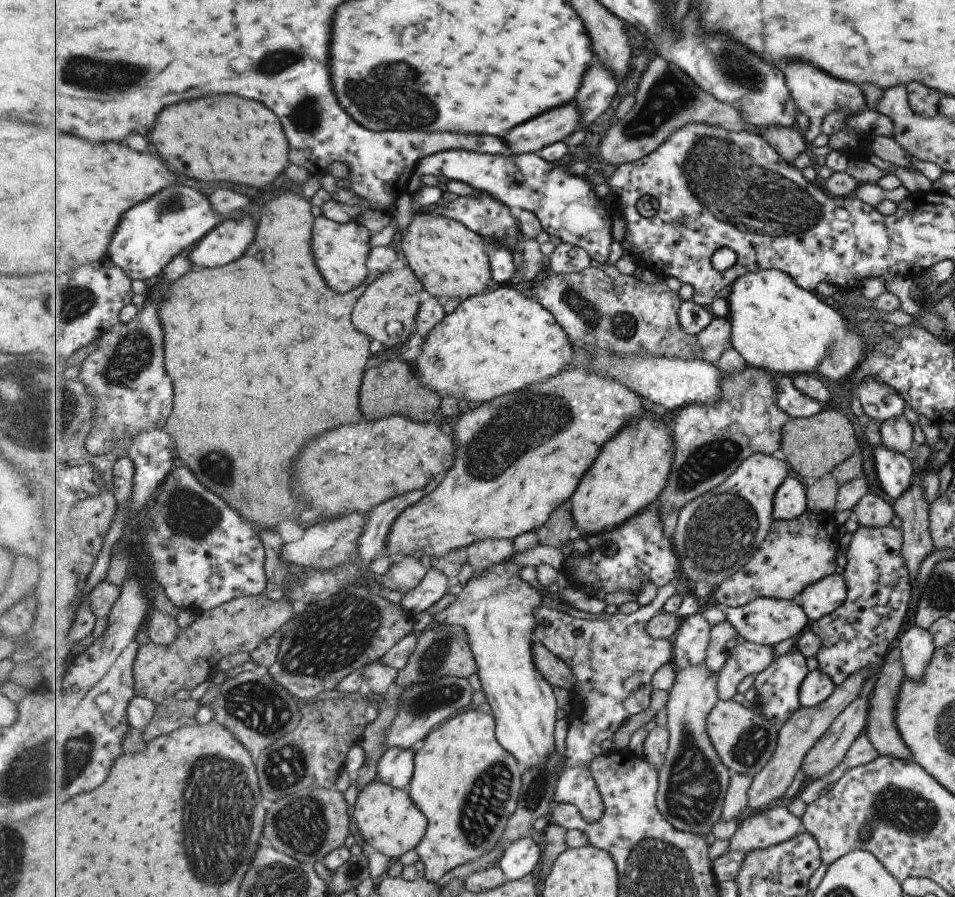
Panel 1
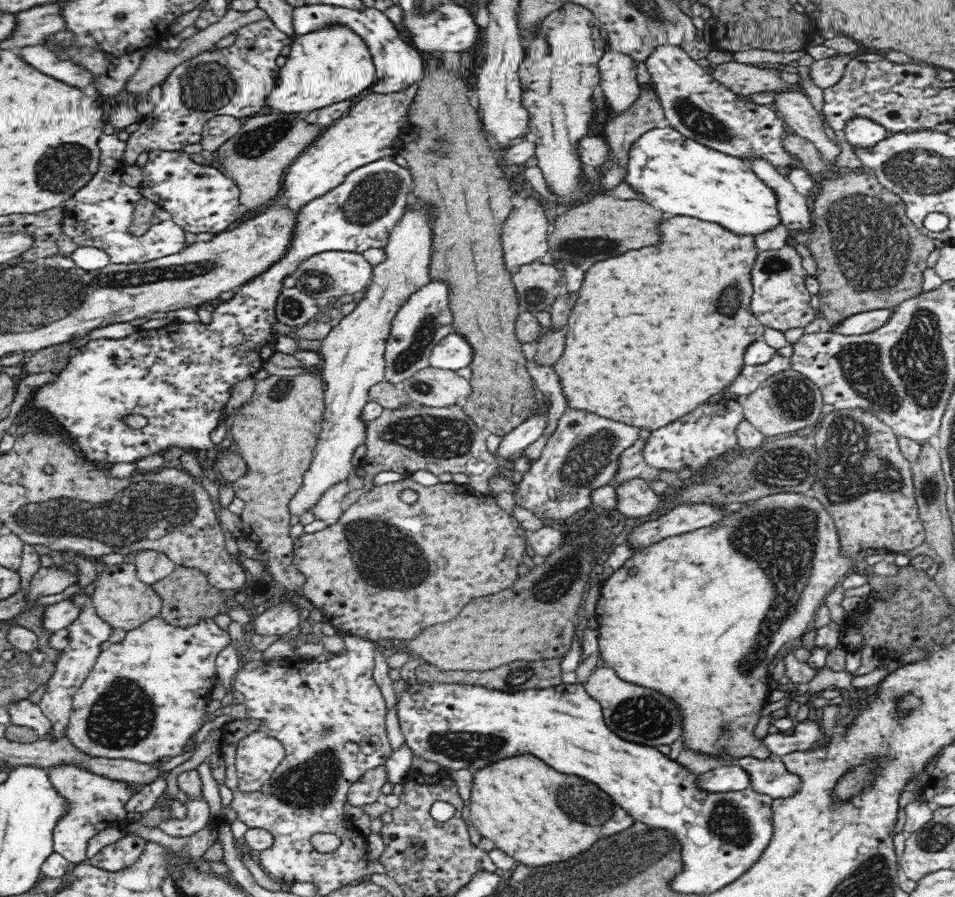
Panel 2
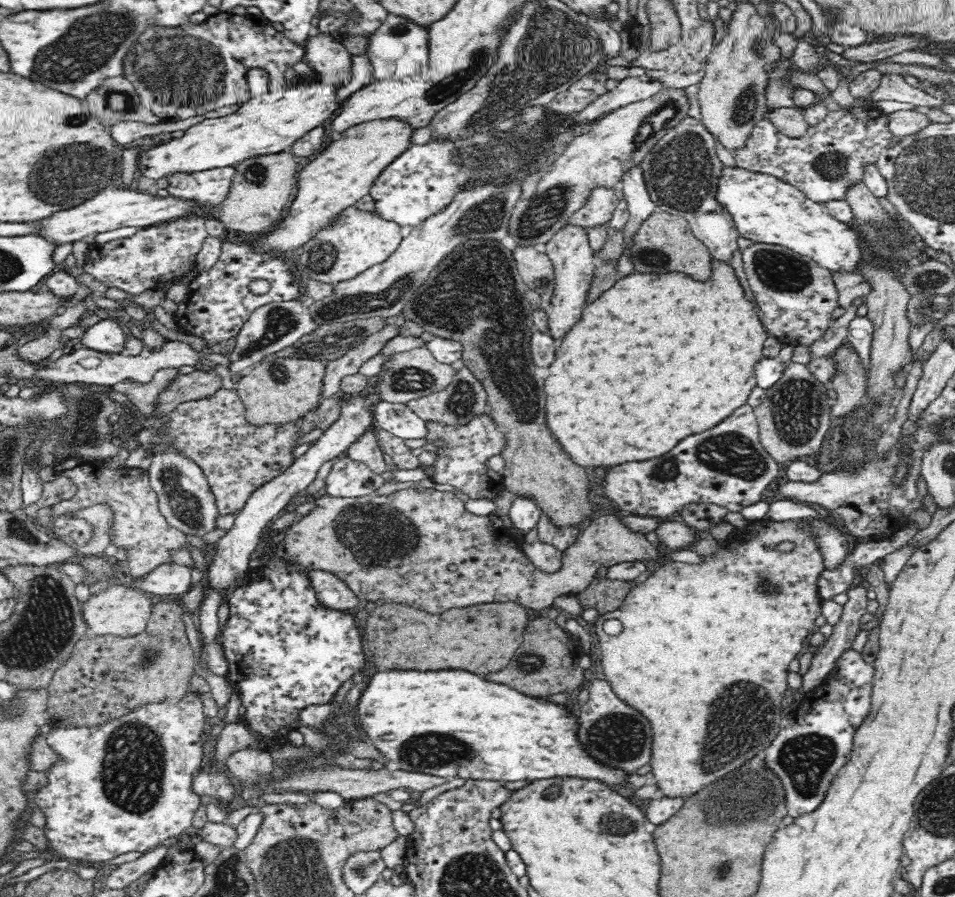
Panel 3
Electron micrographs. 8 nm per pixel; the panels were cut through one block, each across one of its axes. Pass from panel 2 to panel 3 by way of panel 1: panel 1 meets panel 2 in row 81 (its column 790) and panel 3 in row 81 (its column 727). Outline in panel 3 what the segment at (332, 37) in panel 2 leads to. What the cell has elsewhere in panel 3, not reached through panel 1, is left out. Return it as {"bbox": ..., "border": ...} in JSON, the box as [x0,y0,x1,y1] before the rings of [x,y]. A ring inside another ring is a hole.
{"bbox":[137,75,339,181],"border":[[[316,75],[314,82],[305,82],[300,76],[296,76],[295,85],[285,87],[278,93],[251,98],[242,103],[233,114],[204,119],[184,131],[181,138],[156,141],[154,146],[144,148],[139,154],[137,174],[157,181],[176,173],[192,174],[234,167],[248,158],[290,152],[297,140],[315,127],[322,127],[339,107],[334,85],[320,83]]]}

